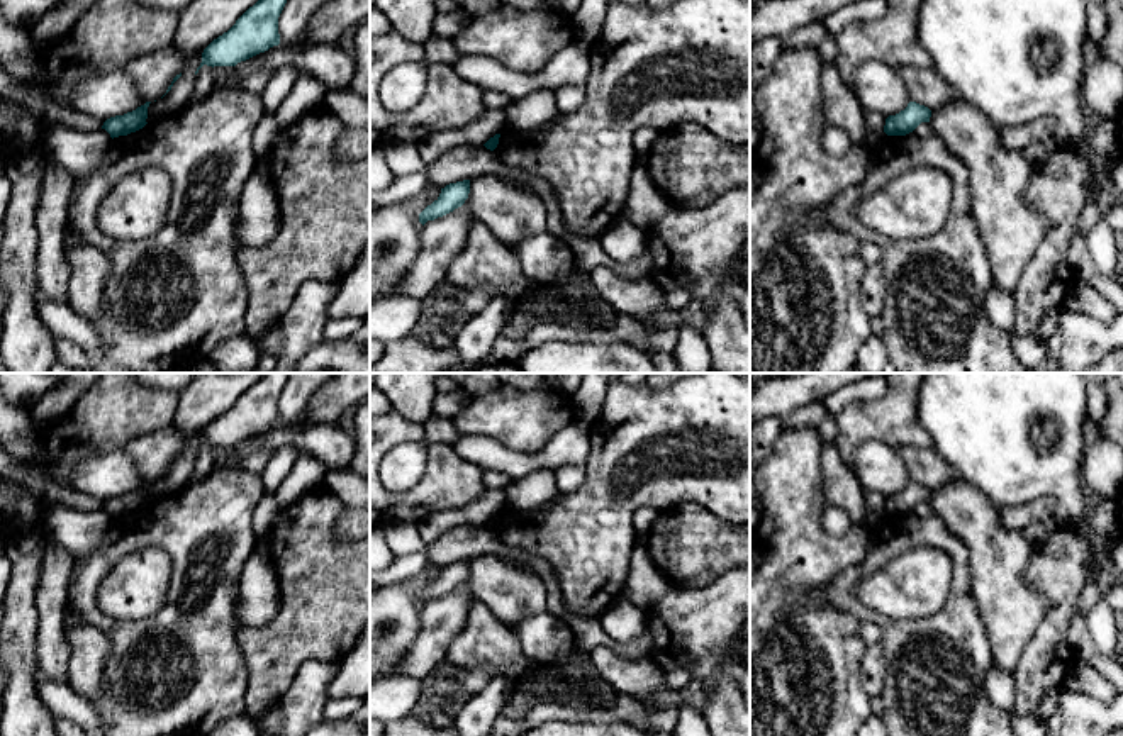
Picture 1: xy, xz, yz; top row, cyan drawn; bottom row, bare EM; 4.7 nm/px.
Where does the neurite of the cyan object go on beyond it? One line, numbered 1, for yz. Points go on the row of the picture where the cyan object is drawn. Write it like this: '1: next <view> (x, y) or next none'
1: next none

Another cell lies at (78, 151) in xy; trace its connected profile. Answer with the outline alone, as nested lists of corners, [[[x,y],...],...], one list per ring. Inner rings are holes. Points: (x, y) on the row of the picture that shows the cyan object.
[[[53,125],[44,141],[47,159],[63,164],[75,183],[85,181],[102,161],[112,137],[105,129],[80,131]]]

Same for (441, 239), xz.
[[[463,205],[443,217],[427,220],[421,231],[417,259],[399,285],[400,293],[417,300],[433,295],[444,280],[453,258],[461,253],[475,222]]]

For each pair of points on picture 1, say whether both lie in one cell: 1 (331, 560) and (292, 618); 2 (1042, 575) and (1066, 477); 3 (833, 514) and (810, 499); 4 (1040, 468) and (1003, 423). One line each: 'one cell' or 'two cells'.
1: one cell
2: two cells
3: two cells
4: one cell

